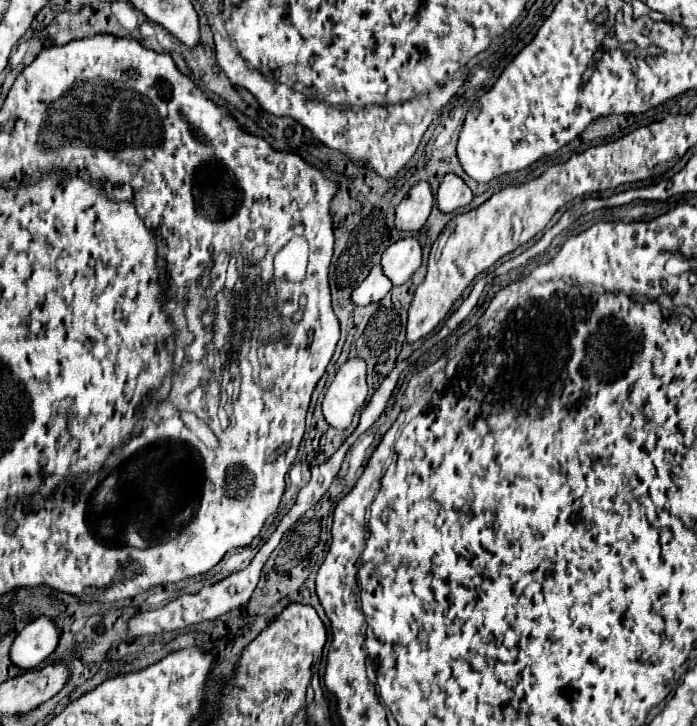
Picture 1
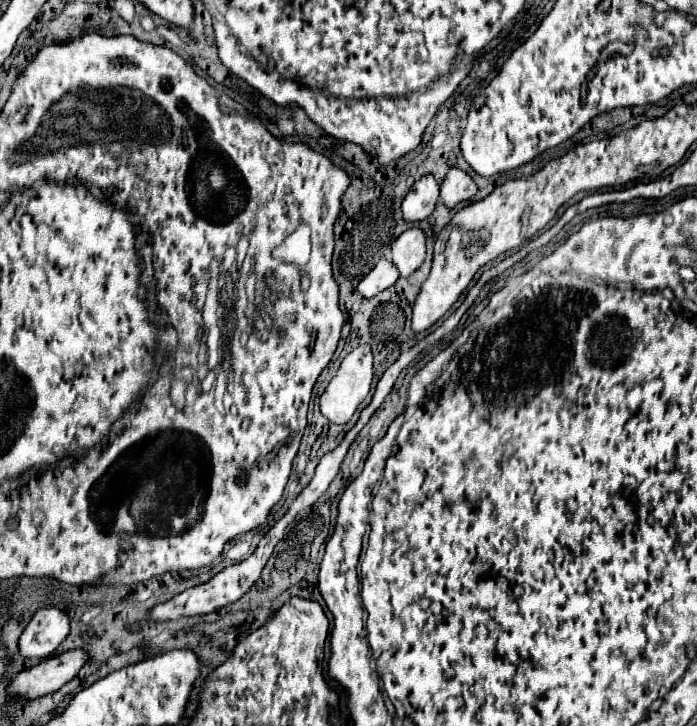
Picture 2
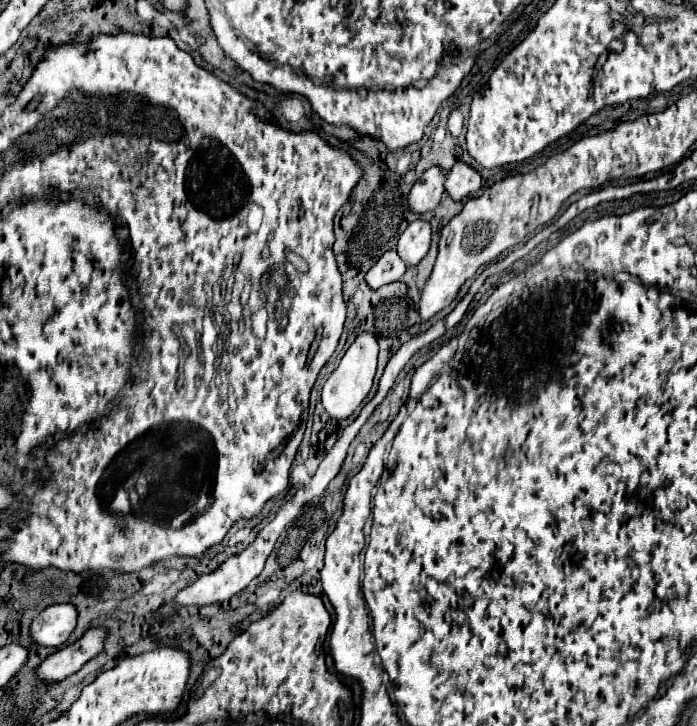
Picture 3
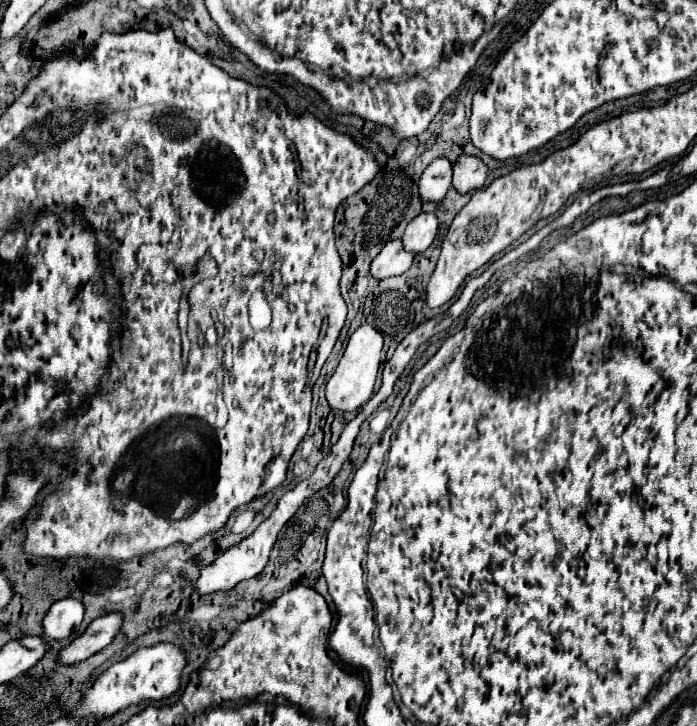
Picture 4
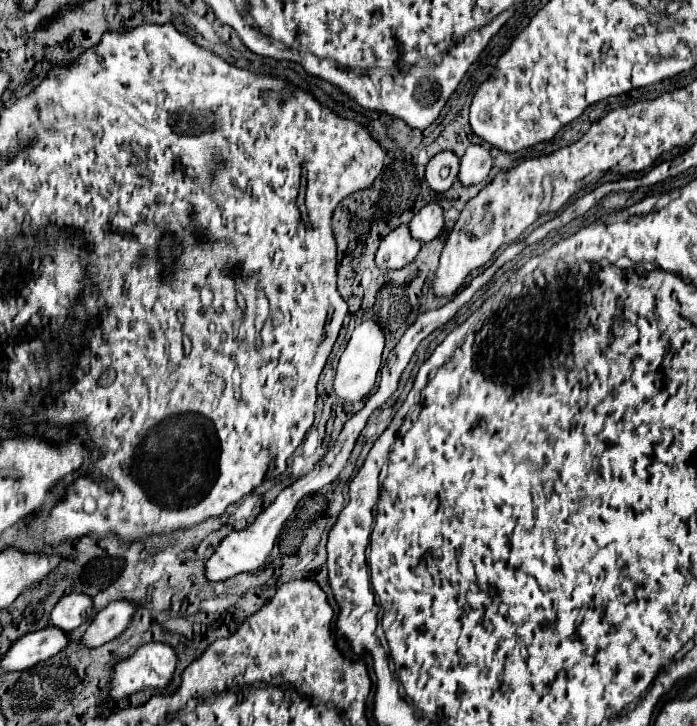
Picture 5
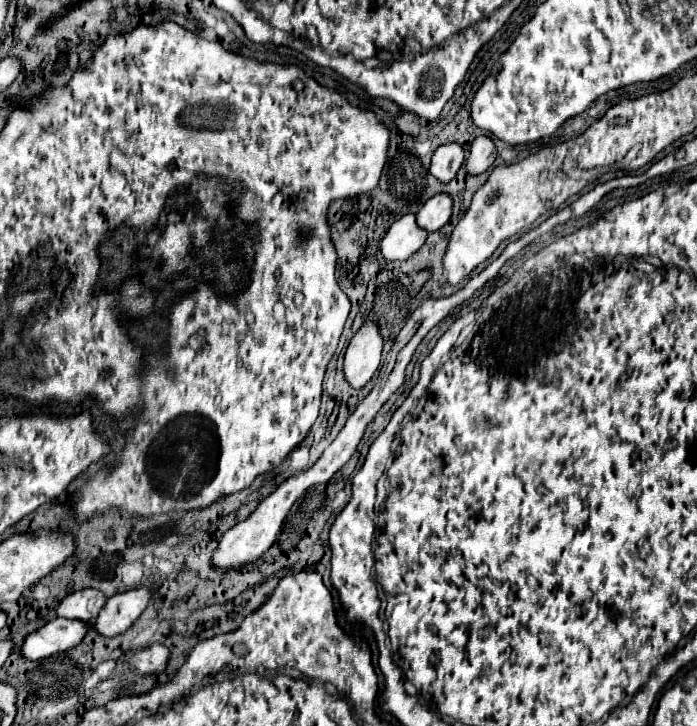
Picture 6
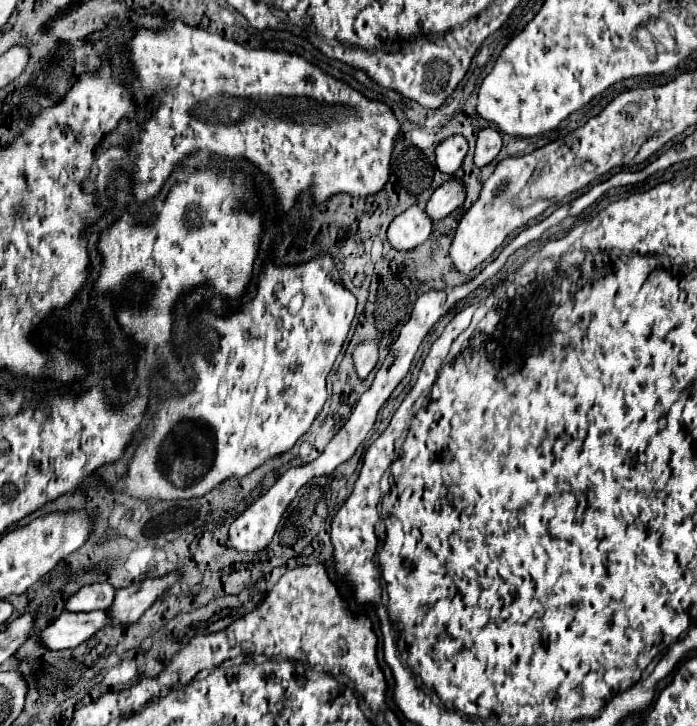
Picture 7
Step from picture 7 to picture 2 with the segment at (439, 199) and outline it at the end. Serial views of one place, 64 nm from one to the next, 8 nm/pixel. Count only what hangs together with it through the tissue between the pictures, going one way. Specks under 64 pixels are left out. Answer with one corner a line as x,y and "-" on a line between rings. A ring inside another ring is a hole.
420,228
406,230
394,244
390,252
390,260
396,266
400,278
408,278
414,270
418,270
424,262
426,254
426,238

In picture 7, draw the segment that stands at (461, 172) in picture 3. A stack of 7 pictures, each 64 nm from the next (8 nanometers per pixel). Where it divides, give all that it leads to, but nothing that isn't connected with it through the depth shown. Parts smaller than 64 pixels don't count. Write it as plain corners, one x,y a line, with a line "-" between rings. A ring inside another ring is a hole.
490,128
480,130
474,148
474,166
484,168
486,164
490,164
498,156
500,148
502,148
502,136
496,130

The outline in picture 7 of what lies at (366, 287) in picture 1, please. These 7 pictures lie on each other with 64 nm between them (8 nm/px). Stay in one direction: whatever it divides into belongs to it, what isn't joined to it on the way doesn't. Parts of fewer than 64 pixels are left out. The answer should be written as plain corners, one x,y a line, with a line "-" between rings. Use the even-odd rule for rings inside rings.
410,206
406,212
402,212
392,220
388,228
388,244
394,250
408,252
424,244
430,232
432,232
432,222
428,220
424,208

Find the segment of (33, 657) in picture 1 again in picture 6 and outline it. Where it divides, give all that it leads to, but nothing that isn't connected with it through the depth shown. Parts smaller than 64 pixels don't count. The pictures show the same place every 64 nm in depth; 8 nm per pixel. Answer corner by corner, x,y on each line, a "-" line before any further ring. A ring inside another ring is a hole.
86,588
86,590
80,590
80,592
68,594
60,602
60,606
56,610
56,616
66,618
66,620
88,622
88,620
96,620
98,612
104,604
106,604
106,598
102,596
102,592

